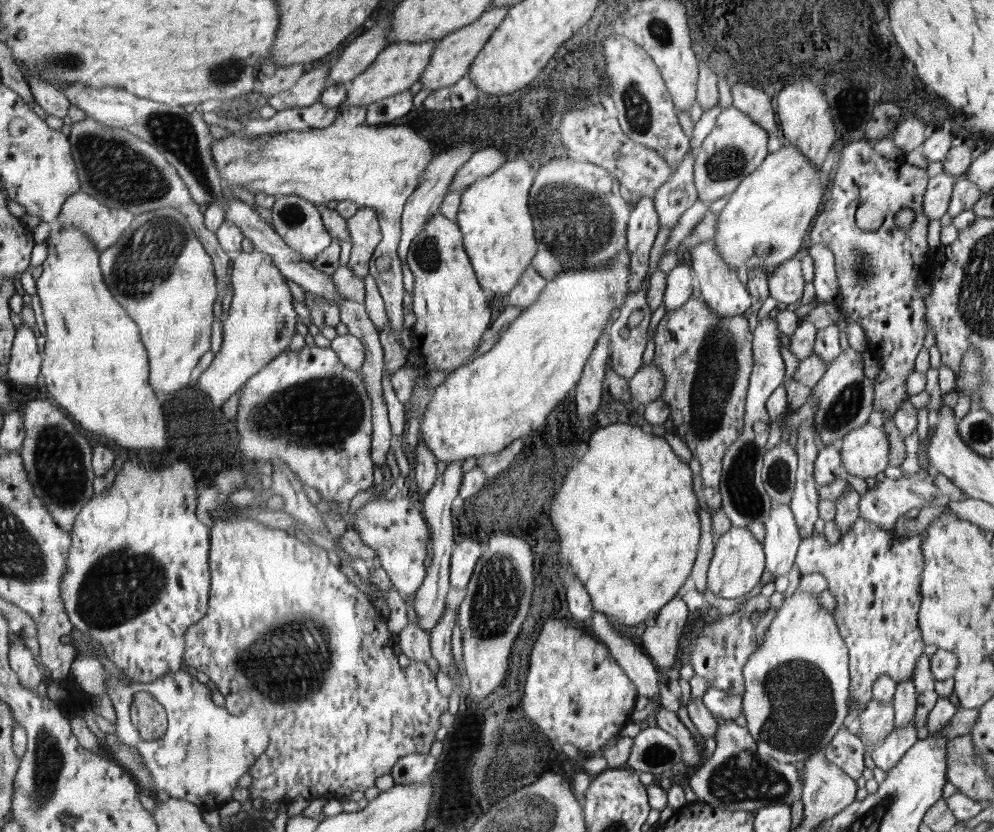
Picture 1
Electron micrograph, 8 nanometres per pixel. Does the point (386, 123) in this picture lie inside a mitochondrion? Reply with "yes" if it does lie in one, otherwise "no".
no

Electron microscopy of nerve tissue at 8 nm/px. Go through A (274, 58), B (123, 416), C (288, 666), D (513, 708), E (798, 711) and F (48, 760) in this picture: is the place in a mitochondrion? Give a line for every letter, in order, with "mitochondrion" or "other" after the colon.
A: other
B: other
C: mitochondrion
D: other
E: mitochondrion
F: mitochondrion

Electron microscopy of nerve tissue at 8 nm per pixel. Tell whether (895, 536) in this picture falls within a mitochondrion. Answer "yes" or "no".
no

